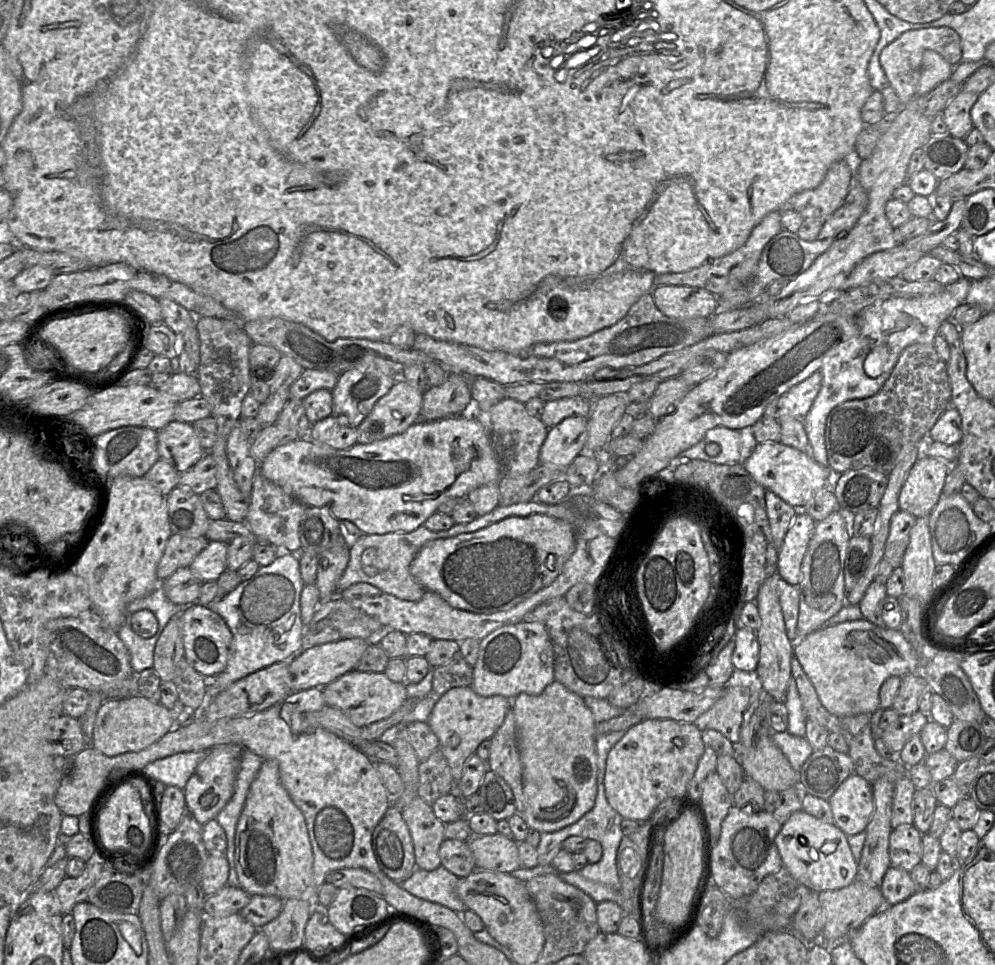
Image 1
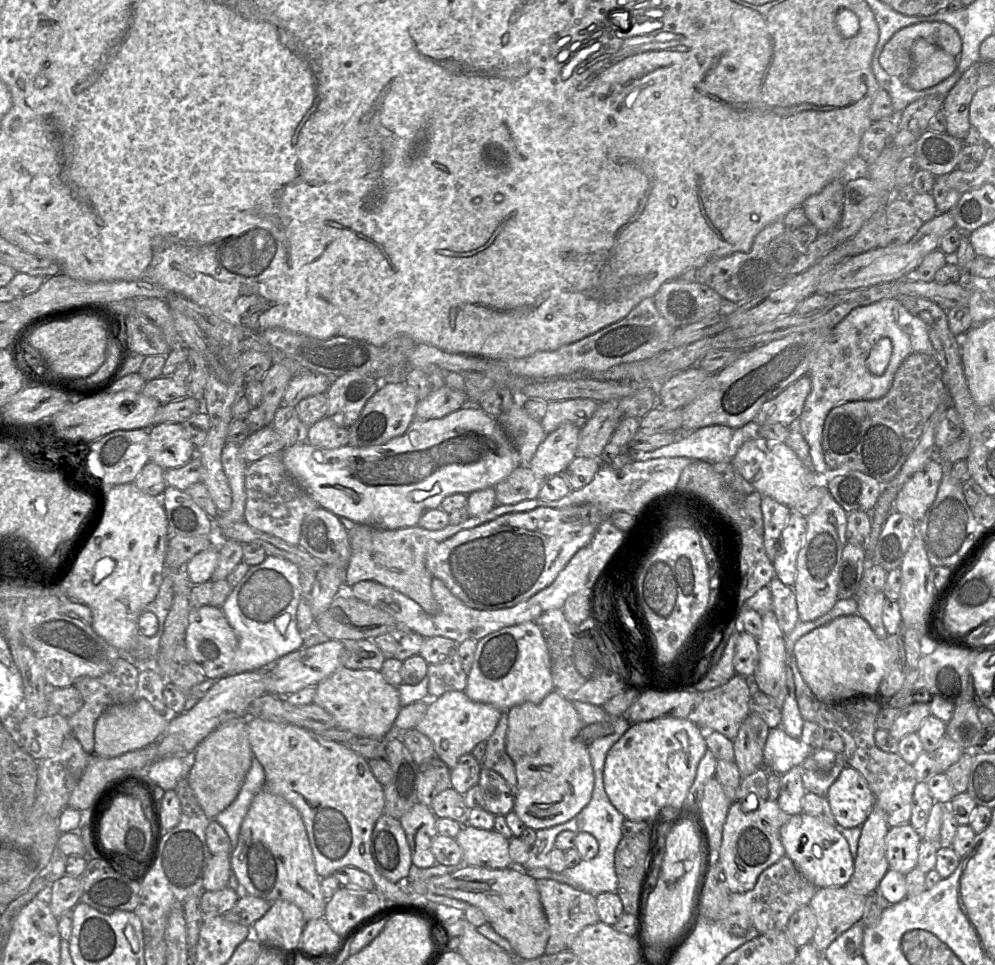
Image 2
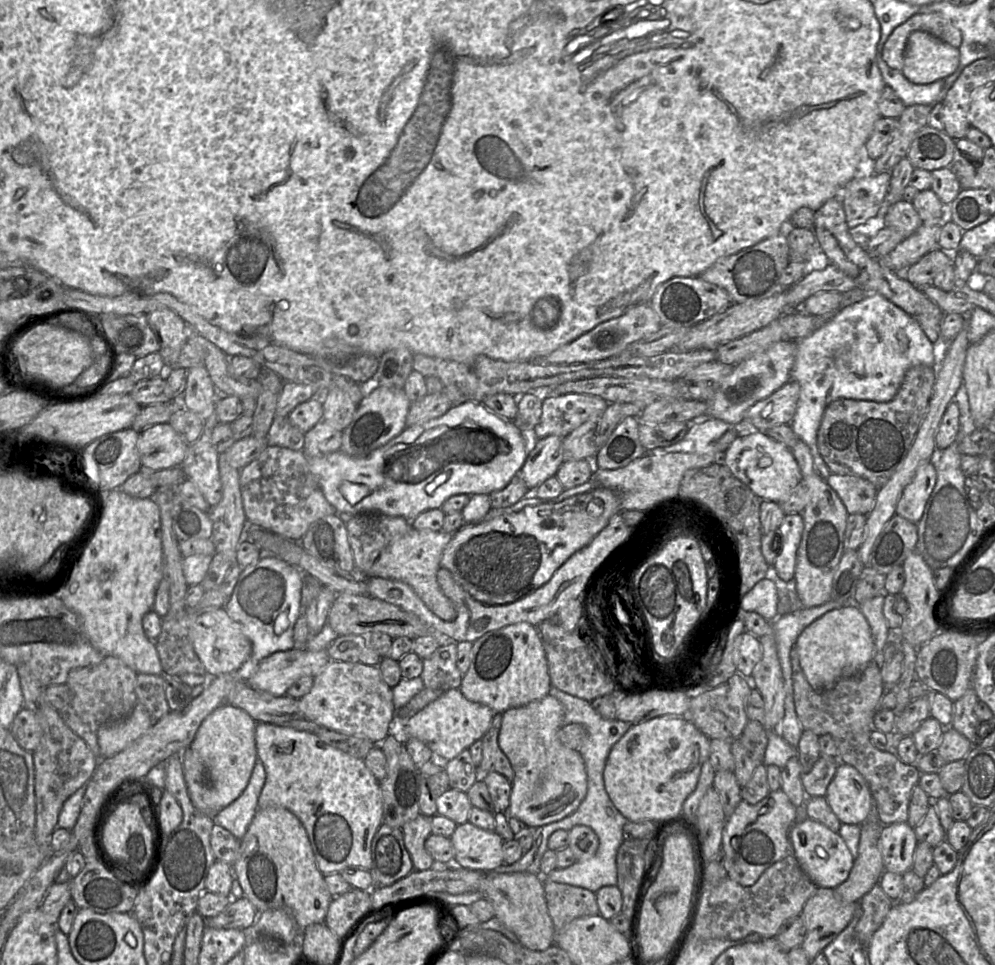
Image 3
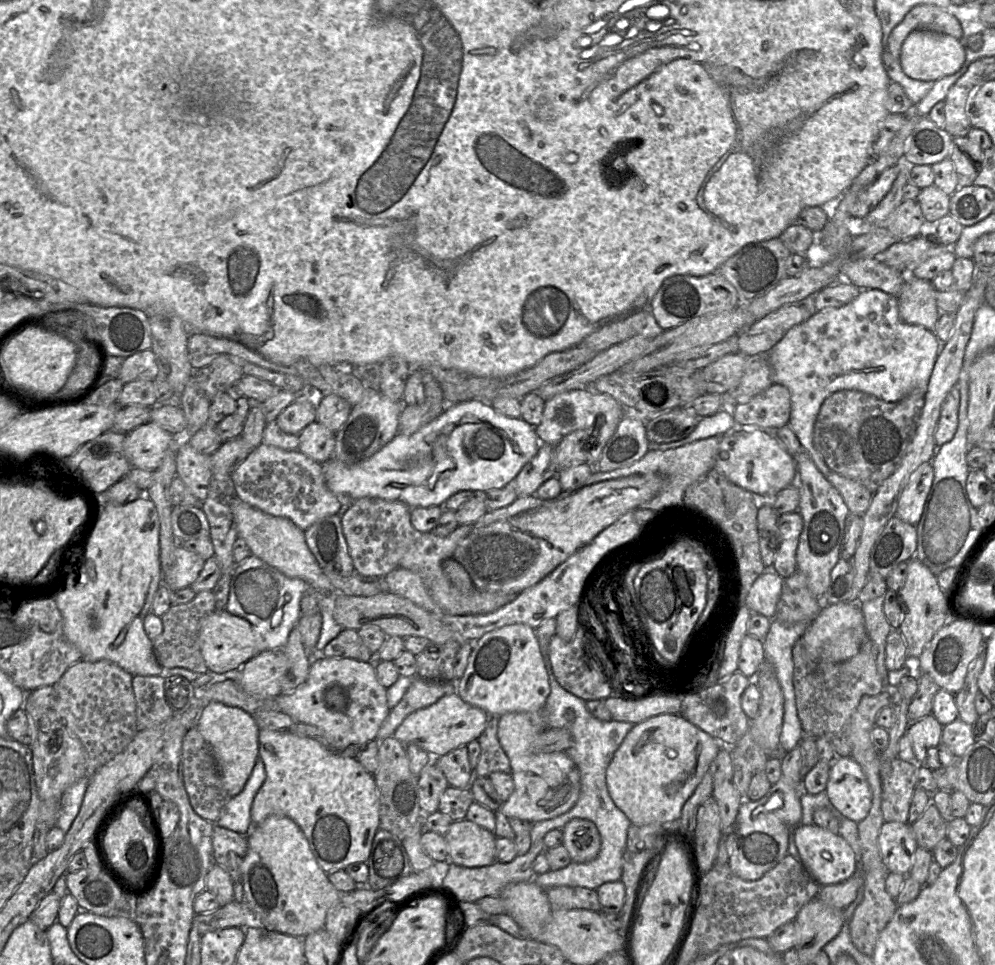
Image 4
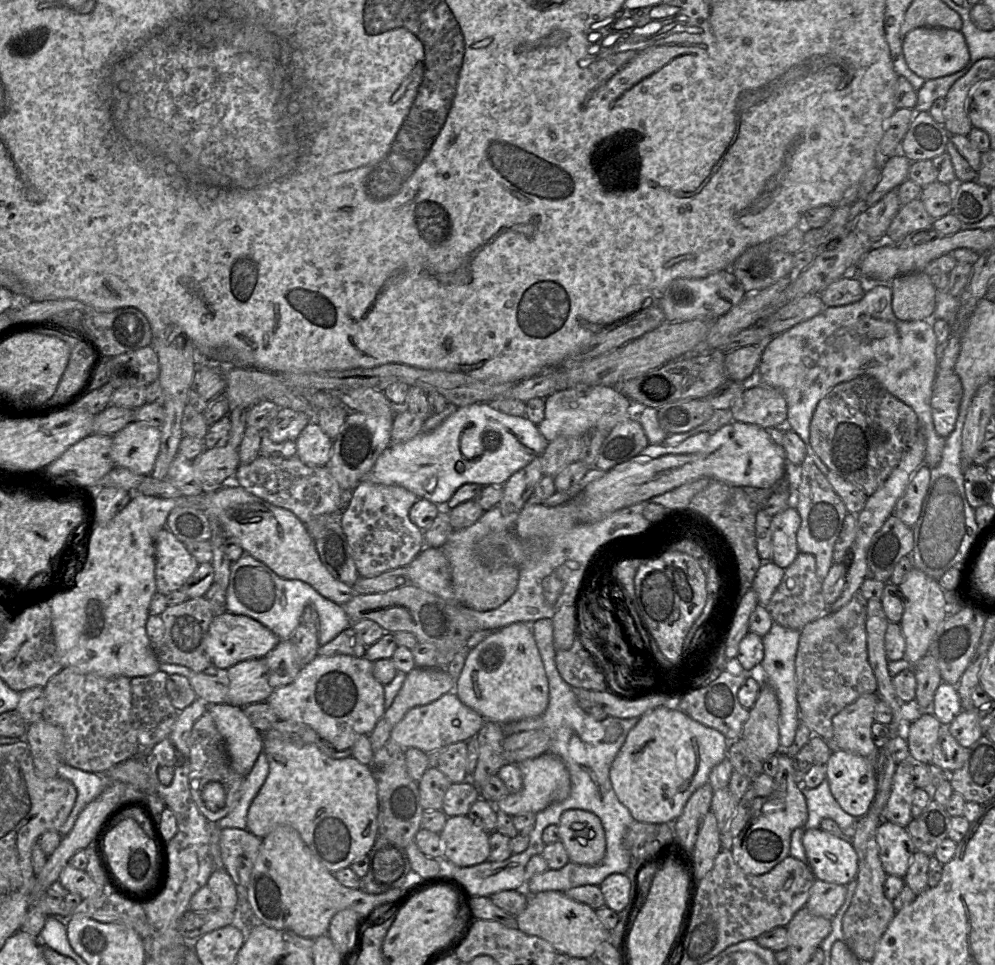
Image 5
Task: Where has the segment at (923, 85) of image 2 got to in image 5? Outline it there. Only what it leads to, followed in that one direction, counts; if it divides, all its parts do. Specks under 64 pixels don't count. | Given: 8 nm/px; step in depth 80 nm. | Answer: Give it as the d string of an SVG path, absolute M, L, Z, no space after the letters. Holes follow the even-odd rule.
M916 28L903 37L905 61L917 76L931 80L949 76L962 70L970 60L965 37L961 31L945 28Z

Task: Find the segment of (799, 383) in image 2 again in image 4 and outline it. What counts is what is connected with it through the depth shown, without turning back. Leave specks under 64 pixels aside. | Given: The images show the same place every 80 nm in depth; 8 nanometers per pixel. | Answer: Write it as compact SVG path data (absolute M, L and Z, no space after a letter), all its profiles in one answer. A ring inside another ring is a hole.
M773 383L749 401L730 407L730 410L737 425L778 429L788 425L790 419L790 392L785 386Z

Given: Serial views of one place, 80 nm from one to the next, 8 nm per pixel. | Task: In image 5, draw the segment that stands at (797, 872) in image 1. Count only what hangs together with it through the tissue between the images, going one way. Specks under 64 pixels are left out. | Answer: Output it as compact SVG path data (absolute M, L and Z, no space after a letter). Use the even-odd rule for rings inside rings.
M817 828L807 830L802 843L817 880L846 886L856 878L858 856L852 840Z

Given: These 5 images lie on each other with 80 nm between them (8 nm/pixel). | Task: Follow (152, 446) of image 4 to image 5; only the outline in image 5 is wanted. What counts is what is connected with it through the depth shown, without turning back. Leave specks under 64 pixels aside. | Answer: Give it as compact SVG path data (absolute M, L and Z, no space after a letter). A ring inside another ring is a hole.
M132 421L112 436L111 459L120 466L140 475L149 475L160 449L160 428L139 421Z

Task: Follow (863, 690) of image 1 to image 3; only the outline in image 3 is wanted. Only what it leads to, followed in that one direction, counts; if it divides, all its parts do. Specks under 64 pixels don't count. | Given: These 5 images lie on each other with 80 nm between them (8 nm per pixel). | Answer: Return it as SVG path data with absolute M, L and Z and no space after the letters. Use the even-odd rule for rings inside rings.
M858 605L831 610L805 628L796 640L800 666L814 690L824 690L839 679L862 670L876 658L870 626Z

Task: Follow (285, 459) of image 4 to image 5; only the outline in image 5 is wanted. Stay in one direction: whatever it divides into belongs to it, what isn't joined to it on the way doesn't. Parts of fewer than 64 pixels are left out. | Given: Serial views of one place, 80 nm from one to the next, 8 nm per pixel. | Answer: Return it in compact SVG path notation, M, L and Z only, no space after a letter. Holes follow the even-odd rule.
M259 455L250 464L240 464L234 475L234 482L263 500L293 512L303 523L322 514L337 514L346 505L346 494L326 466L312 466L302 462L297 455L291 458L268 458Z

